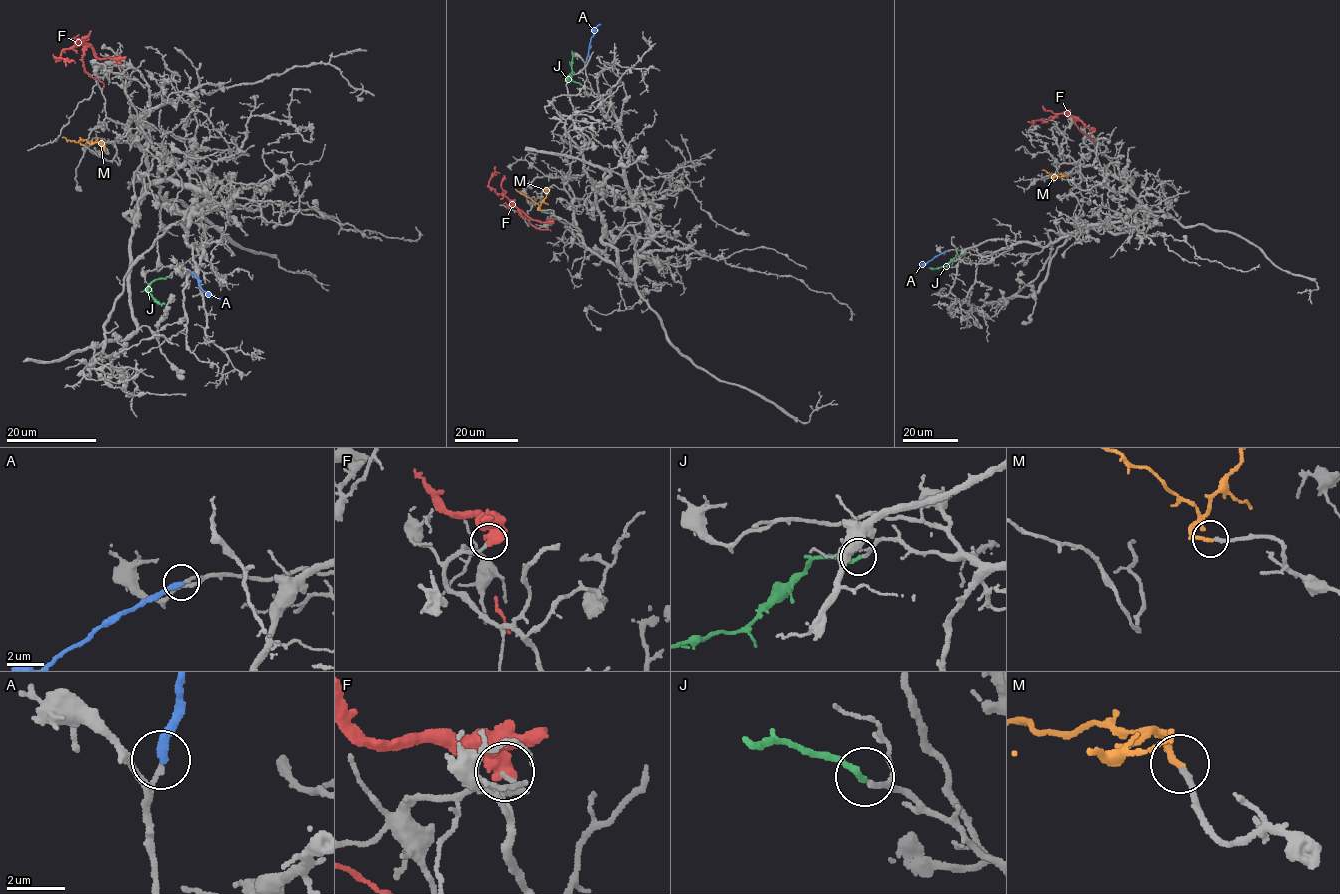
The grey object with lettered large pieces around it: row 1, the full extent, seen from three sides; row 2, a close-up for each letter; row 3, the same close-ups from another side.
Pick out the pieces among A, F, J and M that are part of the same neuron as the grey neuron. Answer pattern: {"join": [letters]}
{"join": ["J", "M"]}

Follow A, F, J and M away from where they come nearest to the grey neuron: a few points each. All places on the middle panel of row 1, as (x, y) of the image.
A: (586, 60), (591, 37), (601, 24)
F: (552, 221), (537, 221), (505, 196), (496, 194), (489, 186), (495, 166)
J: (581, 85), (569, 78), (572, 51)
M: (541, 210), (531, 198), (515, 189)

